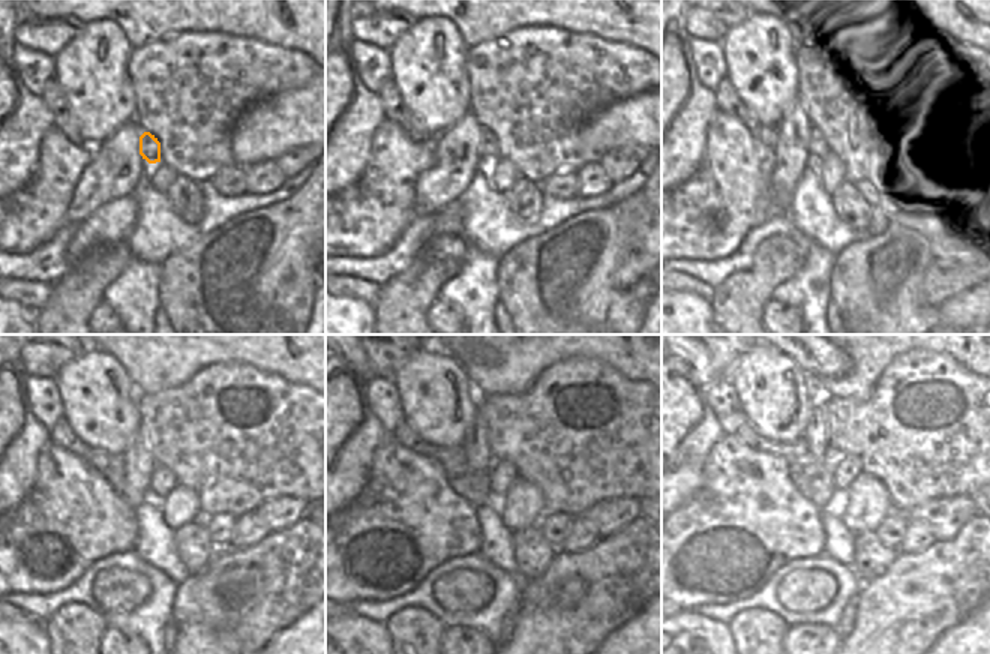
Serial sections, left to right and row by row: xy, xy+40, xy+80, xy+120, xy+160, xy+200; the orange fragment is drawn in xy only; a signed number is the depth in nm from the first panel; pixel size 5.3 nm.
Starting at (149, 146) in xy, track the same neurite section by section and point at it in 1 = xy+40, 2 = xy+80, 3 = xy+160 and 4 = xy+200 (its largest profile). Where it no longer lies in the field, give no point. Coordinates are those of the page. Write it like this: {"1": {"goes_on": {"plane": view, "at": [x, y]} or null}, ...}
{"1": {"goes_on": {"plane": "xy+40", "at": [488, 147]}}, "2": {"goes_on": {"plane": "xy+80", "at": [819, 147]}}, "3": {"goes_on": {"plane": "xy+160", "at": [501, 474]}}, "4": {"goes_on": {"plane": "xy+200", "at": [845, 471]}}}

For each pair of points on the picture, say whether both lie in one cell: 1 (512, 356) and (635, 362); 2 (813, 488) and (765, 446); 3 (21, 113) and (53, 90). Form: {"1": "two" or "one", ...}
{"1": "one", "2": "one", "3": "two"}

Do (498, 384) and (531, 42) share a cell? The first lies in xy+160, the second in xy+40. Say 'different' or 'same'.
different

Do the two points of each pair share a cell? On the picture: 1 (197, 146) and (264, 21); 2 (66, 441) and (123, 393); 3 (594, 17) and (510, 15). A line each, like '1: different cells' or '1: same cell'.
1: different cells
2: different cells
3: same cell

